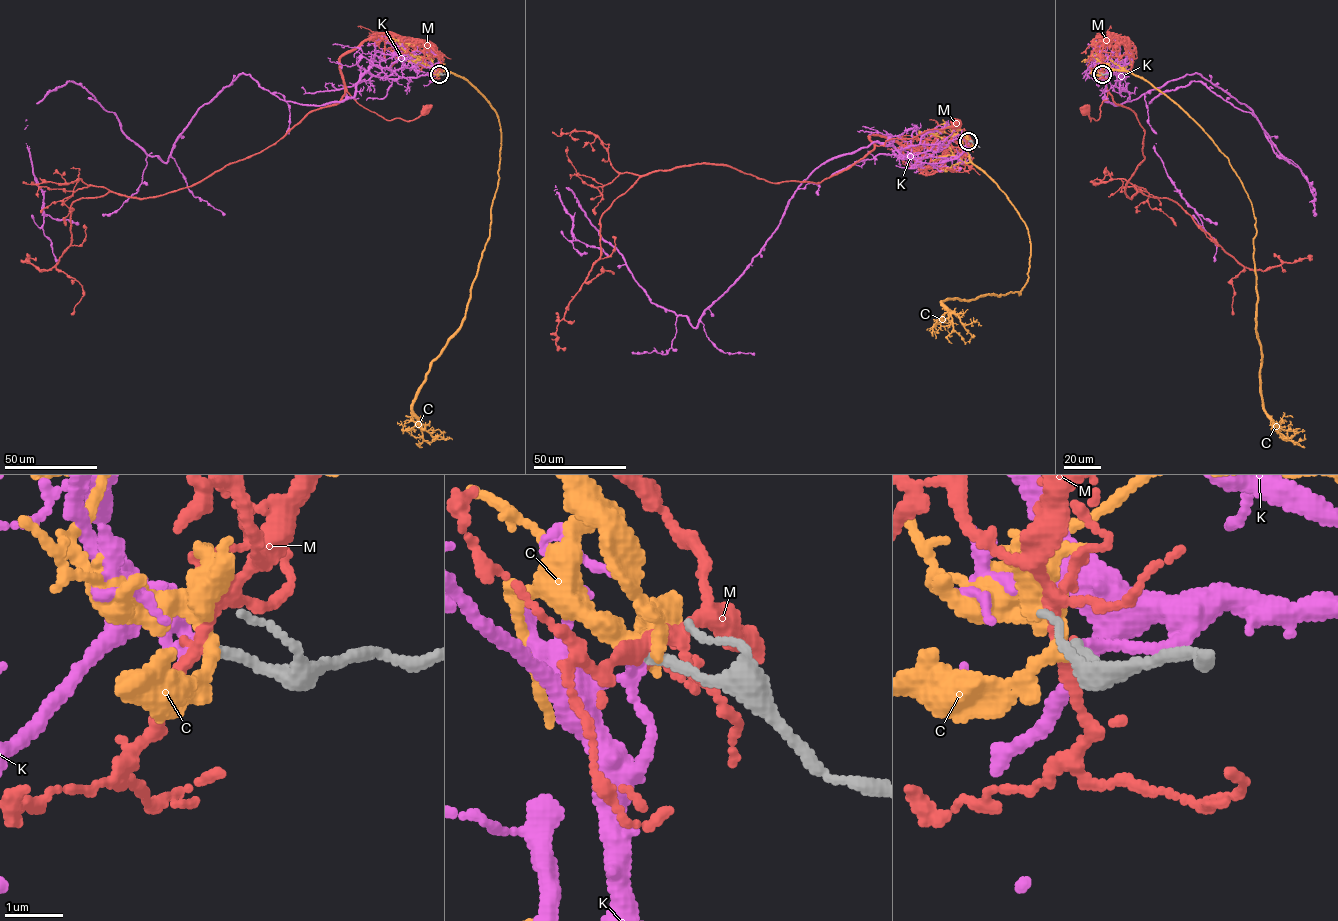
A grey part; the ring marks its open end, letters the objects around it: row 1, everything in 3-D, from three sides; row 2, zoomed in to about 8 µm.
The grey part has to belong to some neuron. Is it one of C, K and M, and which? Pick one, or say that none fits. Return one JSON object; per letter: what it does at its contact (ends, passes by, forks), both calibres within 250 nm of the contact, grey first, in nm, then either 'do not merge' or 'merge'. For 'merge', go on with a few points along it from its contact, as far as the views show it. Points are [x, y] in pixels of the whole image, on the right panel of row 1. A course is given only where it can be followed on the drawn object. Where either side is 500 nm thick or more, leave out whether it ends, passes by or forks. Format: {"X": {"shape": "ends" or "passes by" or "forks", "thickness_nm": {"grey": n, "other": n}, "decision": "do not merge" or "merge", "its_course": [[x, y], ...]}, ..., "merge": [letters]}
{"C": {"shape": "passes by", "thickness_nm": {"grey": 170, "other": 200}, "decision": "do not merge"}, "K": {"shape": "ends", "thickness_nm": {"grey": 160, "other": 180}, "decision": "merge", "its_course": [[1102, 73], [1124, 77], [1108, 74], [1115, 105], [1198, 73], [1289, 162], [1200, 81], [1149, 103], [1213, 261]]}, "M": {"shape": "forks", "thickness_nm": {"grey": 160, "other": 200}, "decision": "do not merge"}, "merge": ["K"]}

